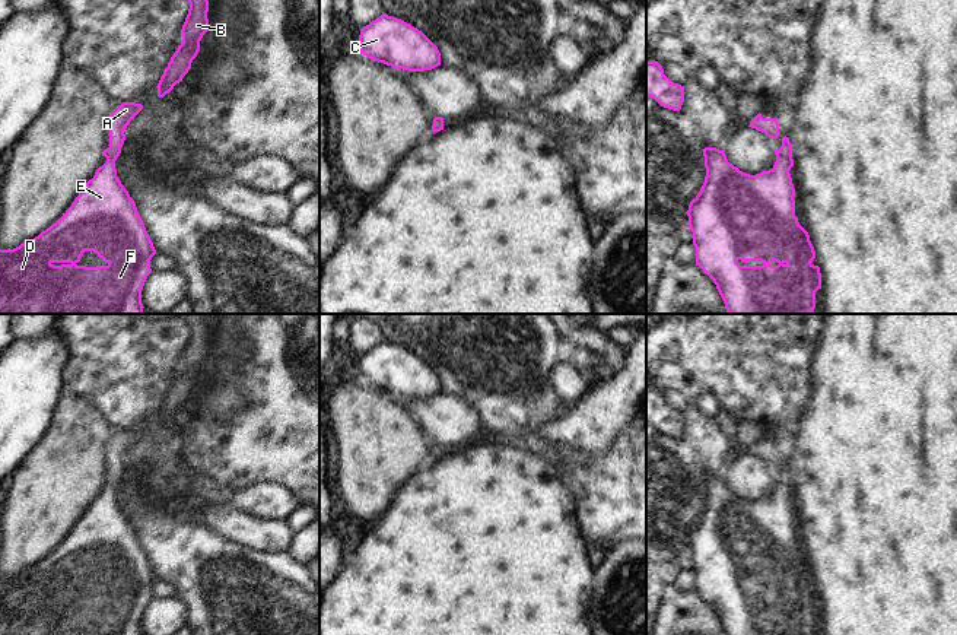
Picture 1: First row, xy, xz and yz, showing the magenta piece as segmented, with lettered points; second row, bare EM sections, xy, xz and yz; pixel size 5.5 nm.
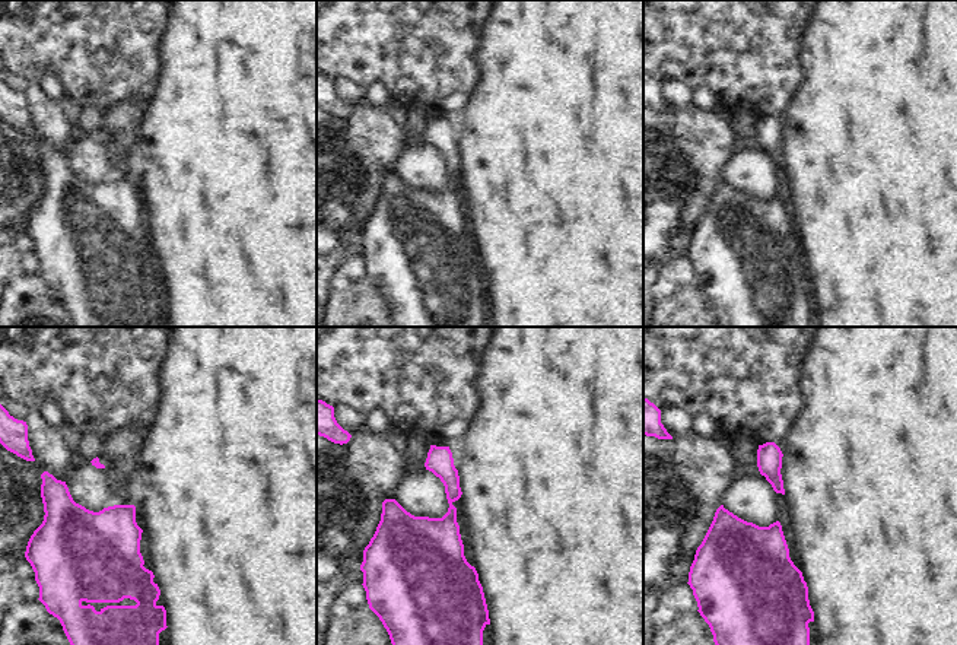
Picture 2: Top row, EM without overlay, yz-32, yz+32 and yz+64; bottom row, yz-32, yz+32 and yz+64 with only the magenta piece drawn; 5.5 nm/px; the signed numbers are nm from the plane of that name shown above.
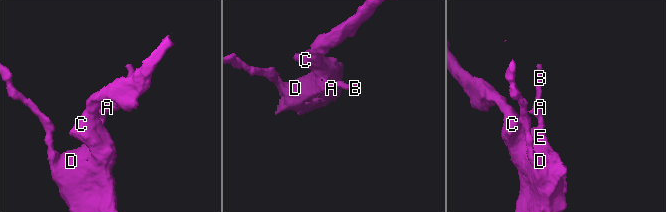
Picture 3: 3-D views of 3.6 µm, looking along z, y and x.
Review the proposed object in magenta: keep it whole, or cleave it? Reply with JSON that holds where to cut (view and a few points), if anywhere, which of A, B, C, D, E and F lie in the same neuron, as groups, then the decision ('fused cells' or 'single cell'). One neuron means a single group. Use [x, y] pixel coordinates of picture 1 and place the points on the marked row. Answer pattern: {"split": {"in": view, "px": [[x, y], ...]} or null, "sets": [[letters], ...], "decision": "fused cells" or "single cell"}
{"split": null, "sets": [["A", "B", "C", "D", "E", "F"]], "decision": "single cell"}

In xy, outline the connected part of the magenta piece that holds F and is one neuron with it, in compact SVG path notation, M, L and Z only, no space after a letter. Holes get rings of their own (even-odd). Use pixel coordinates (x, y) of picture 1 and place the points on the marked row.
M123 102L112 111L106 162L55 223L13 250L0 250L0 314L144 314L142 289L156 250L115 169L124 131L142 109L142 104ZM85 251L96 253L106 264L79 266Z

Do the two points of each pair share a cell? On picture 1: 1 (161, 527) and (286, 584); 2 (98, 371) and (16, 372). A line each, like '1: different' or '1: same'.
1: same
2: different

